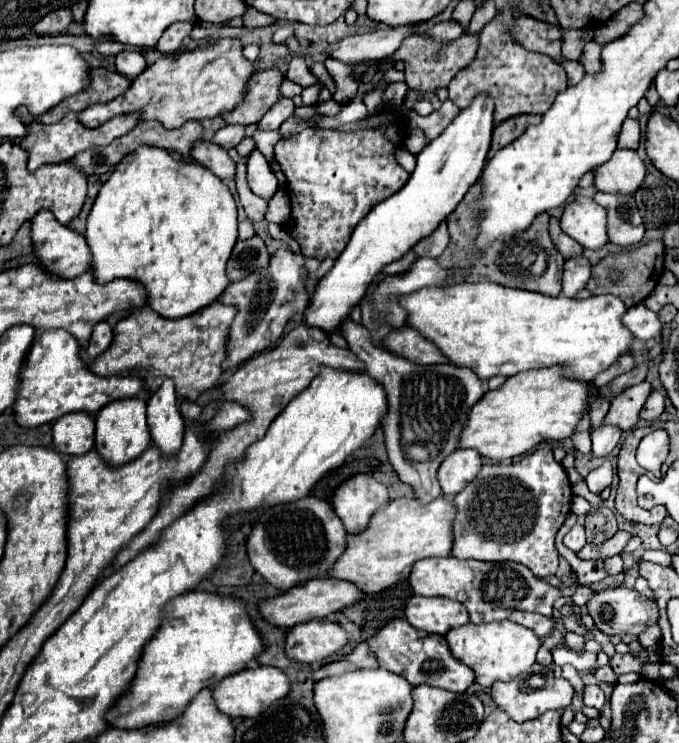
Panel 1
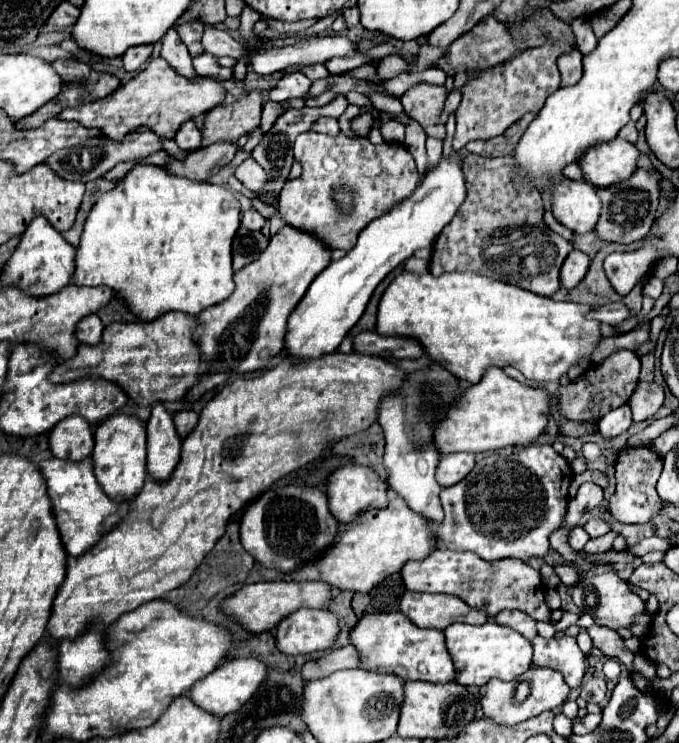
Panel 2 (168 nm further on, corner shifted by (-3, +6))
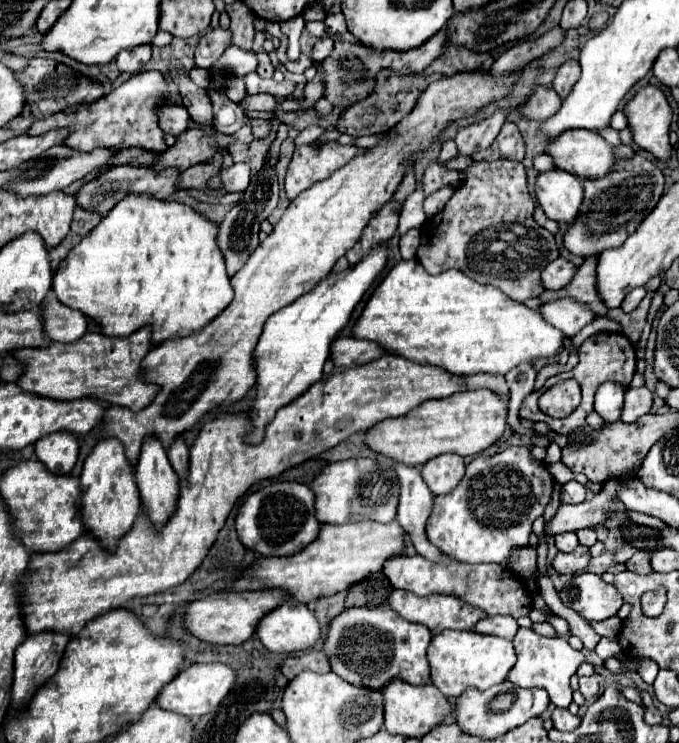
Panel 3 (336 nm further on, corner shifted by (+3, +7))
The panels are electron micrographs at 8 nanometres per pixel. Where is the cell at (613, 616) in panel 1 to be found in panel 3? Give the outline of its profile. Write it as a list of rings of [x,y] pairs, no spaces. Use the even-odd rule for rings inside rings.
[[[574,574],[560,590],[560,600],[564,606],[576,610],[588,622],[602,622],[622,606],[622,594],[618,594],[614,584],[606,584],[598,574]]]

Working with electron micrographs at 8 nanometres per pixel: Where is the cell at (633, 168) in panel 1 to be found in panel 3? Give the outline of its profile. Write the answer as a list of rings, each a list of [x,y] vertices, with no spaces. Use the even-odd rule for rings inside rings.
[[[566,130],[546,150],[558,168],[586,180],[596,180],[610,174],[614,162],[614,146],[610,146],[598,132]]]

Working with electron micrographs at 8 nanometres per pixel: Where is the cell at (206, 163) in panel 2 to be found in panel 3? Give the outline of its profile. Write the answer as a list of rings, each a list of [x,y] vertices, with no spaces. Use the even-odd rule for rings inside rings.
[[[124,164],[124,166],[114,166],[112,170],[108,170],[104,176],[98,176],[90,182],[86,182],[78,192],[76,192],[76,204],[88,210],[96,210],[100,216],[104,216],[118,200],[122,200],[126,194],[154,194],[156,198],[170,198],[176,192],[176,186],[180,182],[182,172],[178,168],[162,168],[160,172],[154,170],[152,166],[132,166],[132,164]]]

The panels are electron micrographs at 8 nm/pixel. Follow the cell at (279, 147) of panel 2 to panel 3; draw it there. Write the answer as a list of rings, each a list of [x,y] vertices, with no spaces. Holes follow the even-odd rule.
[[[264,162],[262,168],[252,176],[250,186],[244,192],[244,200],[238,202],[222,220],[220,232],[218,232],[218,246],[224,254],[226,260],[226,270],[228,276],[234,276],[248,260],[248,256],[256,250],[258,246],[258,232],[260,232],[260,222],[266,220],[266,216],[272,214],[272,210],[278,204],[278,176],[276,176],[276,164]]]

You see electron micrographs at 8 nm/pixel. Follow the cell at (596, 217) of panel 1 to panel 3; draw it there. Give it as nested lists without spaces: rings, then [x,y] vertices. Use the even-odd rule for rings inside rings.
[[[564,170],[542,172],[536,180],[536,198],[548,218],[570,224],[582,206],[582,180]]]

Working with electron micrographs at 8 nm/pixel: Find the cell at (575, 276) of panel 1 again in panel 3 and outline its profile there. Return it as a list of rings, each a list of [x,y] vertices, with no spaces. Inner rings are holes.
[[[560,256],[542,270],[542,284],[548,290],[558,290],[564,288],[574,278],[574,274],[576,274],[576,266]]]

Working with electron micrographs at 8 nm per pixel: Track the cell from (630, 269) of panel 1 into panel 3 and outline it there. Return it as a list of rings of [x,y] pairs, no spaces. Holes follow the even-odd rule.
[[[598,256],[586,258],[568,286],[564,286],[560,290],[544,290],[540,294],[540,300],[552,302],[552,300],[570,296],[570,298],[576,298],[576,300],[582,300],[584,304],[588,304],[592,310],[596,310],[598,316],[608,314],[608,306],[602,304],[600,294],[596,290],[596,264],[598,264]]]

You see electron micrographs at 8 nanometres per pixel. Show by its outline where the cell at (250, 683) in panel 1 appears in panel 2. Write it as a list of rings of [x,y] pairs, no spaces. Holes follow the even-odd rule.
[[[238,657],[238,659],[224,661],[212,673],[208,673],[204,679],[200,679],[196,683],[196,687],[190,689],[188,697],[200,709],[204,709],[212,715],[224,717],[232,711],[238,711],[252,697],[252,691],[256,691],[256,687],[260,687],[260,679],[264,679],[264,671],[266,671],[264,663],[260,663],[258,659],[252,659],[252,657]]]

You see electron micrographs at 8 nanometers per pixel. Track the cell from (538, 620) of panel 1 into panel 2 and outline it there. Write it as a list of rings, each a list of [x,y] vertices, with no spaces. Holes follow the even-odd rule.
[[[502,611],[500,615],[494,617],[496,623],[502,623],[506,627],[512,627],[514,631],[518,631],[520,635],[524,635],[526,639],[534,639],[536,633],[536,621],[532,621],[528,615],[524,615],[522,611]]]

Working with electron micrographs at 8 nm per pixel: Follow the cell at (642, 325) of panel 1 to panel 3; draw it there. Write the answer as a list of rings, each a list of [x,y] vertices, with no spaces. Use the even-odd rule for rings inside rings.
[[[574,298],[546,302],[540,306],[540,312],[546,318],[546,322],[550,322],[558,330],[562,330],[568,338],[576,336],[596,316],[588,304],[574,302]]]

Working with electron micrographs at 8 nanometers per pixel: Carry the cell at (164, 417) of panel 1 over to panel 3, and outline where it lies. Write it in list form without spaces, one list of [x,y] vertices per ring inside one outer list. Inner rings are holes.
[[[154,434],[144,438],[134,472],[136,472],[136,484],[140,488],[140,498],[142,498],[142,504],[146,506],[146,510],[150,514],[150,520],[154,520],[154,524],[162,526],[162,522],[166,522],[166,518],[170,518],[170,514],[174,512],[176,498],[178,498],[178,480],[180,478],[174,472],[174,468],[170,466],[162,442]]]

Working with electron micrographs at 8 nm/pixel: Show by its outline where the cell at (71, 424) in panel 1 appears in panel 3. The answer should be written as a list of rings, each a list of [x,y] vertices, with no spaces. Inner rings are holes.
[[[52,432],[36,442],[36,456],[54,474],[68,474],[78,460],[78,438],[72,432]]]

